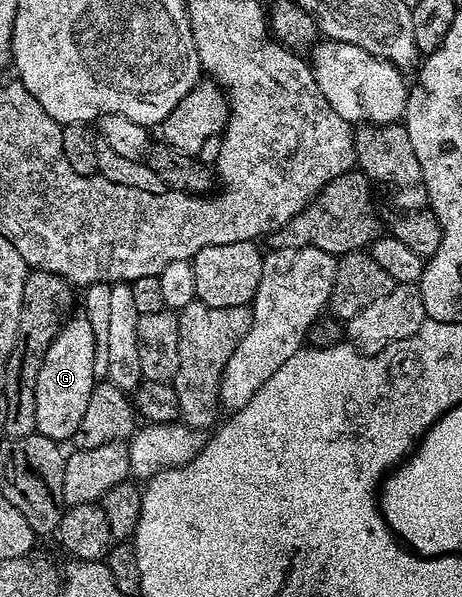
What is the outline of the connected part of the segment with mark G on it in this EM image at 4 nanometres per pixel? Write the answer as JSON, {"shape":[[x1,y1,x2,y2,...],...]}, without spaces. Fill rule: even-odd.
{"shape":[[85,314,71,315,52,336,39,374,36,375,37,435,65,442,77,434,80,418,84,418,88,398,92,398,92,390,96,383,92,358,96,358,96,334,92,334,92,326]]}

